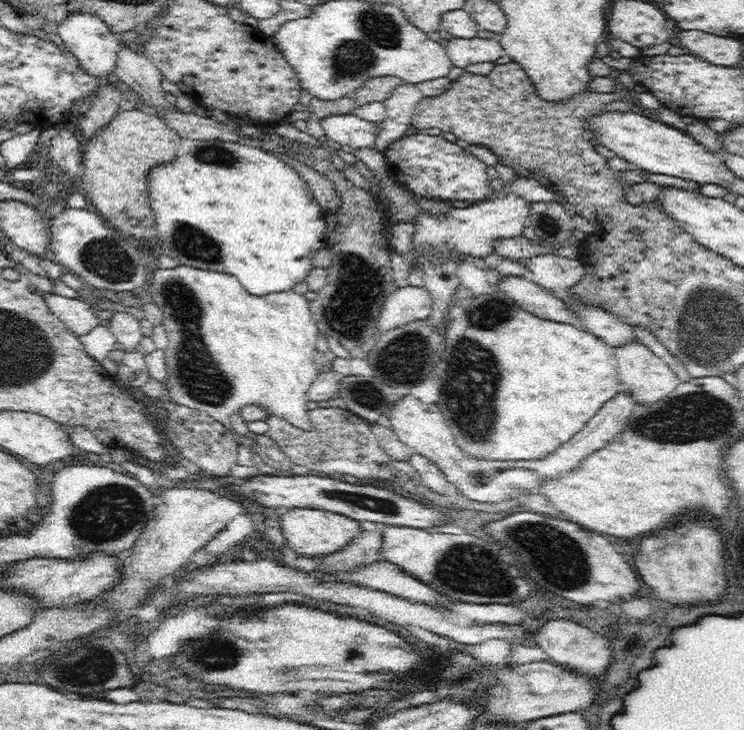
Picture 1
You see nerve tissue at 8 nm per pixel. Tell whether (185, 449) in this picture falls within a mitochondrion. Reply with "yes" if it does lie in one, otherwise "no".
no

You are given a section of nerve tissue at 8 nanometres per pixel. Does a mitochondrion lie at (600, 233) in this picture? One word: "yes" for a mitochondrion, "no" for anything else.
no

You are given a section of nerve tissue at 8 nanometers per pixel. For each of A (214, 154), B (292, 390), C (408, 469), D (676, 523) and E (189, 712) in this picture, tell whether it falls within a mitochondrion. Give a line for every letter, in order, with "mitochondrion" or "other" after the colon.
A: mitochondrion
B: other
C: other
D: other
E: other

